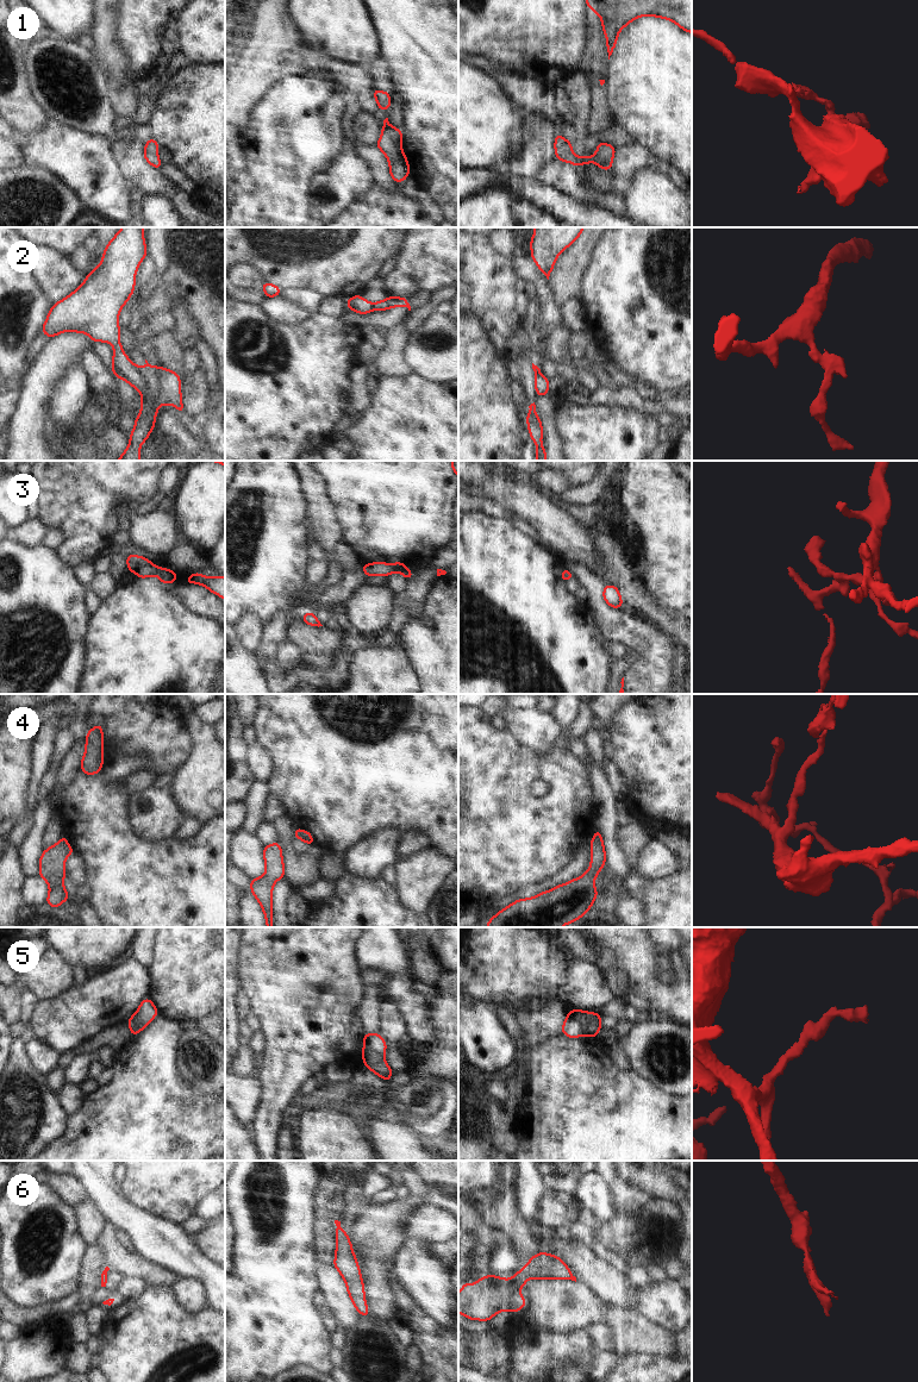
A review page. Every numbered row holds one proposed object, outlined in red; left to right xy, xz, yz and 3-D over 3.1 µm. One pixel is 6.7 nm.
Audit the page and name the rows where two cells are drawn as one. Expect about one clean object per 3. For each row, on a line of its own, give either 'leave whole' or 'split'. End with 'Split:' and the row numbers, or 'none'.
1: leave whole
2: split
3: leave whole
4: leave whole
5: split
6: leave whole
Split: 2, 5

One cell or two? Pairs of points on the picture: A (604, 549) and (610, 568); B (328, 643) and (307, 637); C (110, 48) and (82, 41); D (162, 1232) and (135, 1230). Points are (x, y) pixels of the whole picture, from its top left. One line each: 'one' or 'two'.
A: one
B: one
C: two
D: one

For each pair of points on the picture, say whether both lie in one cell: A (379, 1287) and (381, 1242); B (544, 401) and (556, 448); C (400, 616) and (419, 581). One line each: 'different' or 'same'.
A: same
B: same
C: same

